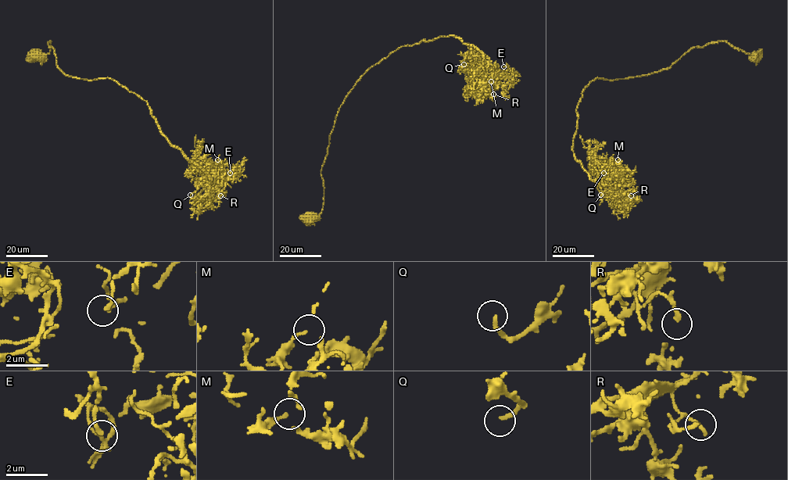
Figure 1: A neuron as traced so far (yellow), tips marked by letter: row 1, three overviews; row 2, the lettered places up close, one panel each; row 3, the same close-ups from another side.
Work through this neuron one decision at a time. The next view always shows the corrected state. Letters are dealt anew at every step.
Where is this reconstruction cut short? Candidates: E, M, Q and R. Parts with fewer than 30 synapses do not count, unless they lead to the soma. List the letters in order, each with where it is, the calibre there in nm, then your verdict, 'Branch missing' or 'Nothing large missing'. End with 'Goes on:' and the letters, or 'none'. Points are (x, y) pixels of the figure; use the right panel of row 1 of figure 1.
E: Place: (603, 173). Thickness 170 nm. Nothing large missing
M: Place: (617, 159). Thickness 140 nm. Nothing large missing
Q: Place: (600, 195). Thickness 190 nm. Branch missing
R: Place: (631, 195). Thickness 170 nm. Nothing large missing
Goes on: Q

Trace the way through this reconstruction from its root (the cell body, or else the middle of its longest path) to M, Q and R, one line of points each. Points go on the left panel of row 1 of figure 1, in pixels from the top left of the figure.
M: (37, 57), (50, 51), (51, 41), (66, 75), (110, 78), (139, 95), (160, 132), (211, 181), (217, 159)
Q: (37, 57), (51, 41), (66, 75), (110, 78), (141, 97), (160, 132), (208, 177), (190, 195)
R: (37, 57), (51, 41), (66, 75), (110, 78), (141, 97), (160, 132), (214, 177), (205, 183), (220, 195)

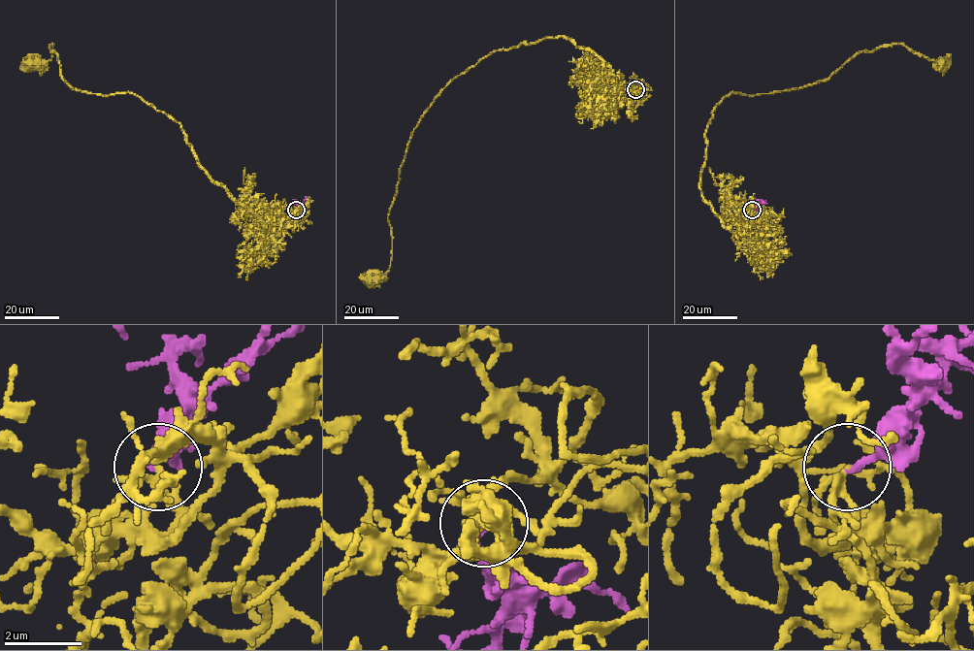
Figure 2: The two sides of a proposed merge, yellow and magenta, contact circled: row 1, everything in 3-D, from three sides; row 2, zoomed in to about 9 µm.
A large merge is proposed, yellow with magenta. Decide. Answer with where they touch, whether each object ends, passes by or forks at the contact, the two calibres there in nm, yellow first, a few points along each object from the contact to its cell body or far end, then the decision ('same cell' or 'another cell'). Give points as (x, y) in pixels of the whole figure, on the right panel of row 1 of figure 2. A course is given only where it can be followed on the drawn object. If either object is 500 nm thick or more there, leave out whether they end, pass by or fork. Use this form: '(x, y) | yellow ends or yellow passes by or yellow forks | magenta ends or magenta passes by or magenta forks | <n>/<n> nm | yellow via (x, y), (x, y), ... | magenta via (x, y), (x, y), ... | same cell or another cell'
(752, 210) | yellow forks | magenta ends | 130/180 nm | yellow via (752, 210), (749, 227), (725, 227), (699, 187), (707, 126), (730, 92), (823, 81), (895, 44), (939, 64) | magenta via (752, 210), (757, 202), (749, 196) | same cell

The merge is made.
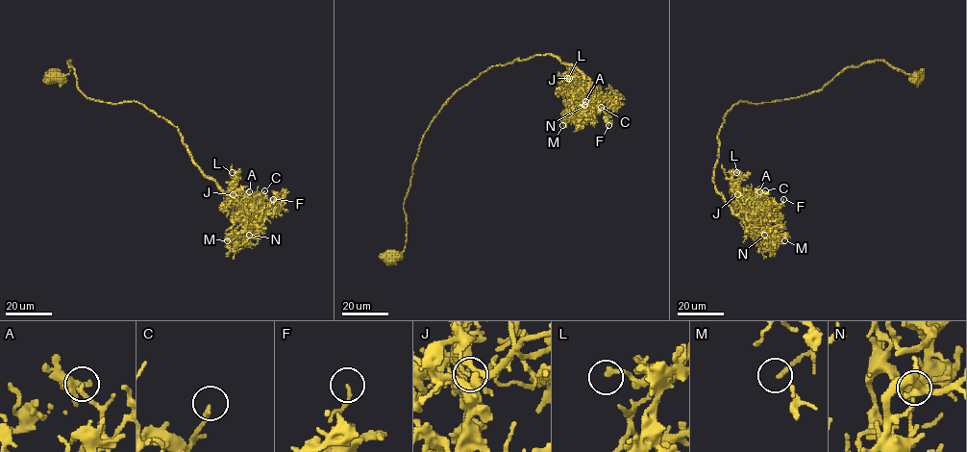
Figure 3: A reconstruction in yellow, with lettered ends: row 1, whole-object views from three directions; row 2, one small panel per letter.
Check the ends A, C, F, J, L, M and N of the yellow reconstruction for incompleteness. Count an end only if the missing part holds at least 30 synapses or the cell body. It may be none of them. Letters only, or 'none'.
none

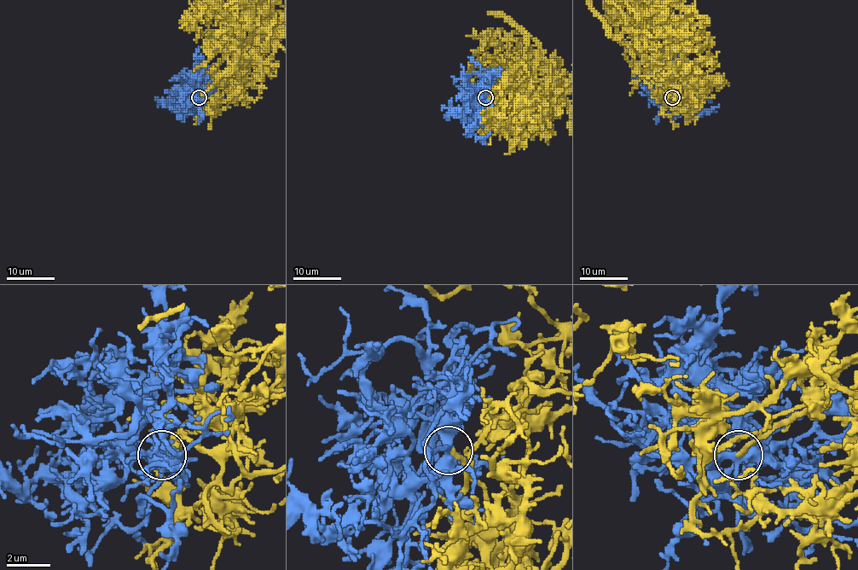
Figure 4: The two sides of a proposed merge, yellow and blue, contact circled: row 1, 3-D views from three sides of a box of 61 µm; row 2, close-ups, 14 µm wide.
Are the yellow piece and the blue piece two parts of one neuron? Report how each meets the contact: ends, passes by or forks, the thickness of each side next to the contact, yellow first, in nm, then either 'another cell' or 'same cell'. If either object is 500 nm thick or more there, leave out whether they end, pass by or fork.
yellow ends; blue forks; calibres 240 and 360 nm; same cell

